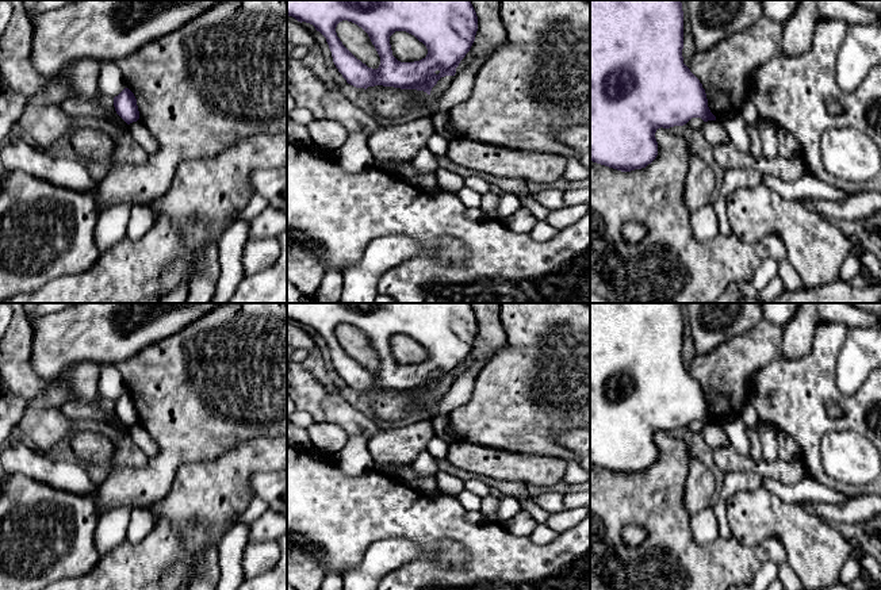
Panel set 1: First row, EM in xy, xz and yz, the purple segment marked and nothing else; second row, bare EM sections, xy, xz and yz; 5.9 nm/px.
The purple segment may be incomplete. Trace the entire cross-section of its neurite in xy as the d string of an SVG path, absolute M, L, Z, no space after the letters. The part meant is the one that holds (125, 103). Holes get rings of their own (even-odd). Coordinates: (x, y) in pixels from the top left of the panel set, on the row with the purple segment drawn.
M125 88L118 96L114 97L114 107L116 114L127 124L139 119L137 99L129 88Z

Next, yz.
M590 0L590 160L631 172L658 156L658 129L683 126L692 118L716 120L705 89L683 64L683 11L681 0Z

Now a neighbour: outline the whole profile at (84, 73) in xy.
M84 58L65 65L58 76L68 76L74 85L76 97L84 97L89 100L97 100L104 108L112 114L111 123L126 127L126 122L122 119L115 120L118 115L114 107L114 97L106 96L97 88L97 80L100 74L100 61L93 58Z

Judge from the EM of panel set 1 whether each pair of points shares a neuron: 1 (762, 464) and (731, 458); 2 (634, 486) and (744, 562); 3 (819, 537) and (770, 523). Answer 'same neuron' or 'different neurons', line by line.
1: same neuron
2: same neuron
3: same neuron

